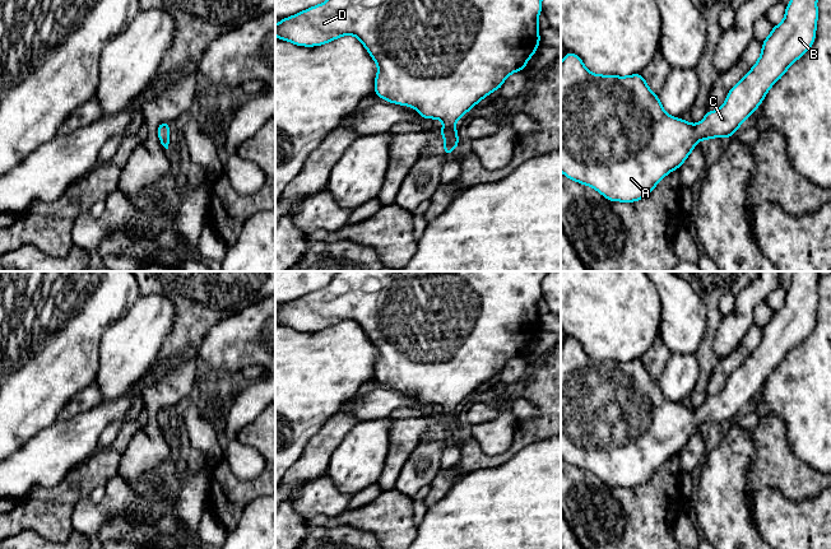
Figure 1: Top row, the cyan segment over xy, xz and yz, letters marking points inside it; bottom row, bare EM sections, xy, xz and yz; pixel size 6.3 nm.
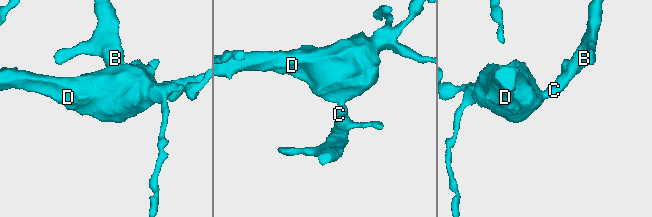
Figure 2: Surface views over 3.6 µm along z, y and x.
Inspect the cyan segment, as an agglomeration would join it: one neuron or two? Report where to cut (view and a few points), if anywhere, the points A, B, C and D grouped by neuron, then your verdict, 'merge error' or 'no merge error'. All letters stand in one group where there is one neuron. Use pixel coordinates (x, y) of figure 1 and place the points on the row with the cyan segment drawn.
no cut | A B C D | no merge error

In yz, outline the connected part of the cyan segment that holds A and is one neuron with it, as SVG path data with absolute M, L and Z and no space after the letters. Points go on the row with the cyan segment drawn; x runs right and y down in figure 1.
M791 0L786 5L784 20L772 27L762 42L761 56L755 66L729 90L724 104L716 111L707 111L697 125L669 116L642 74L630 76L591 74L580 56L566 52L561 62L561 172L572 181L591 186L609 201L633 203L647 196L659 181L682 166L700 139L704 141L715 136L728 139L735 134L762 103L769 89L813 46L817 18L817 0Z

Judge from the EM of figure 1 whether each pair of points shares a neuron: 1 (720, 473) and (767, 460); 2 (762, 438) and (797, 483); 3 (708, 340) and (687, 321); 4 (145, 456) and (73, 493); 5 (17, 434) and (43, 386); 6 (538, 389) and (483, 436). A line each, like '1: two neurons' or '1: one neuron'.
1: two neurons
2: one neuron
3: two neurons
4: two neurons
5: one neuron
6: two neurons

